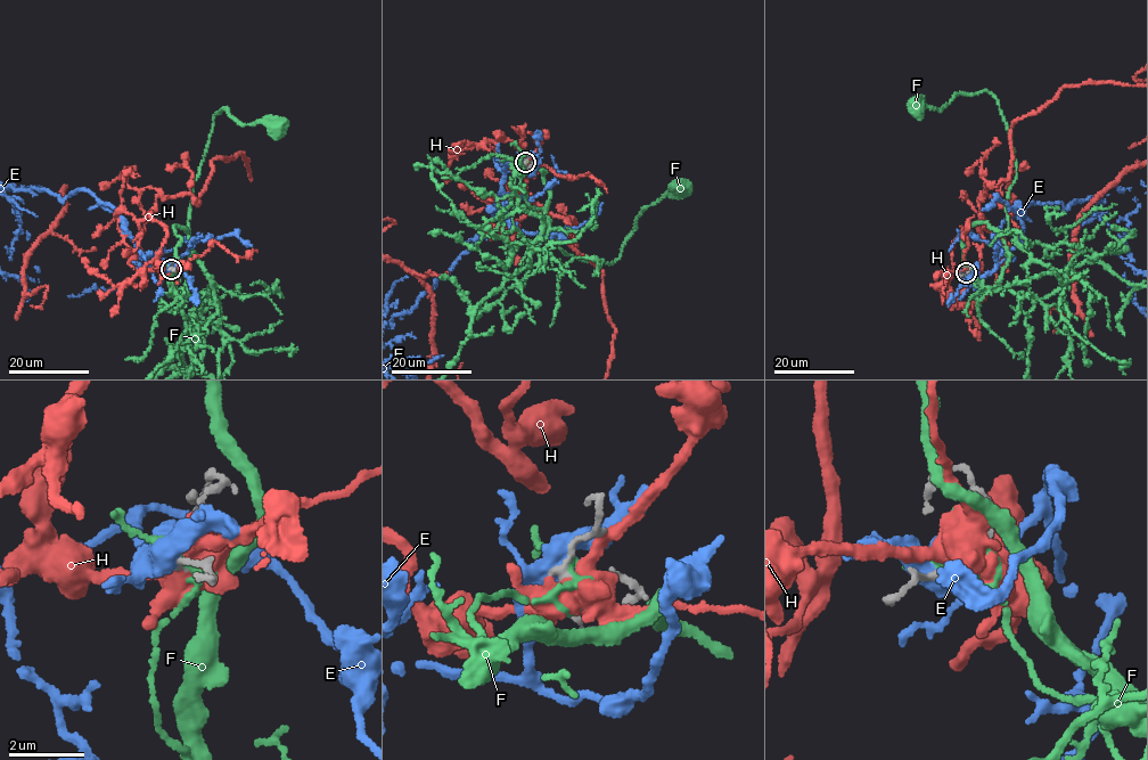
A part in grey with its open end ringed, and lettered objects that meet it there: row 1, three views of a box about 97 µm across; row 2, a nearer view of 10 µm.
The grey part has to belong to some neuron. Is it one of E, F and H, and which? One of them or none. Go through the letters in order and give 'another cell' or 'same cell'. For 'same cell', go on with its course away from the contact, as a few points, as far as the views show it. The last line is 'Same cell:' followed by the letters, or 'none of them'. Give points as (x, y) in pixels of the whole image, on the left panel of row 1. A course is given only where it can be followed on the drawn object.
E: another cell
F: another cell
H: same cell
Same cell: H

